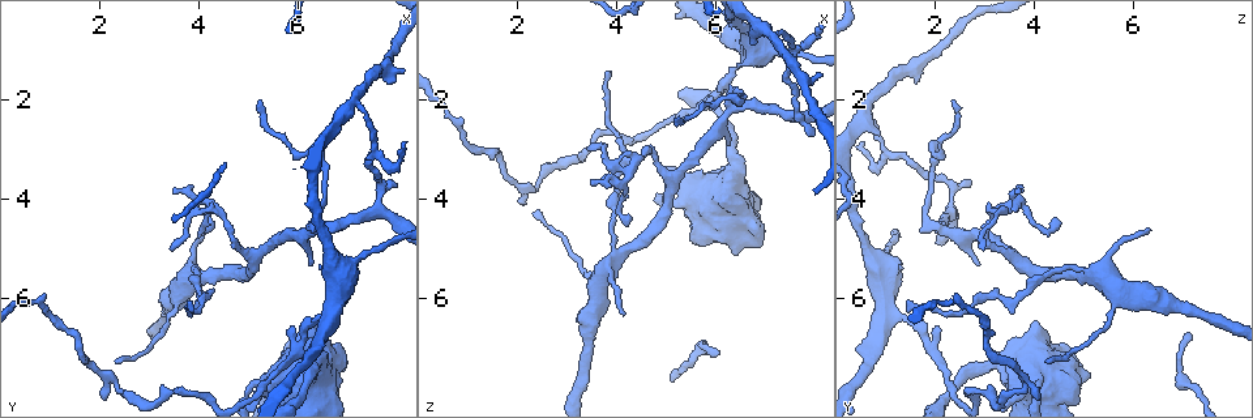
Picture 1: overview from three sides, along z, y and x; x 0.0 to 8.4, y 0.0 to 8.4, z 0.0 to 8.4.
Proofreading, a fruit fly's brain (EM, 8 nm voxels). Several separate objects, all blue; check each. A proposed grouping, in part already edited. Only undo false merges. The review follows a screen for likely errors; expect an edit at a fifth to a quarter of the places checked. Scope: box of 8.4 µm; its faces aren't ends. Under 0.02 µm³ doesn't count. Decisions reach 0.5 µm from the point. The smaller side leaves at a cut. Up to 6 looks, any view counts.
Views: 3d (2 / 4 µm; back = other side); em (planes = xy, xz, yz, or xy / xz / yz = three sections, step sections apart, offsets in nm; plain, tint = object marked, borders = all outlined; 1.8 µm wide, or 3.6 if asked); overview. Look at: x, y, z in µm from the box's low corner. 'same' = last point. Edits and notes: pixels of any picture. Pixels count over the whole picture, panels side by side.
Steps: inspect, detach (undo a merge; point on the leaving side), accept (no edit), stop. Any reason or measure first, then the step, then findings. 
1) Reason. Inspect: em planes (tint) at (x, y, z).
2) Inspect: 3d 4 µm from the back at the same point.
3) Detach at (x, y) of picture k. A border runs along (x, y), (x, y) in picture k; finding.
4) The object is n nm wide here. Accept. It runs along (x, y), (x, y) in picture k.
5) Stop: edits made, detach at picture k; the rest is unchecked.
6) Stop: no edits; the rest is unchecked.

Thick turns thin. Inspect: em planes (tint) at (6.35, 7.30, 3.65).

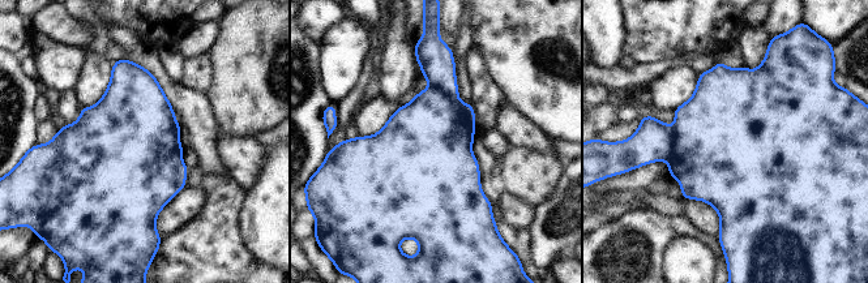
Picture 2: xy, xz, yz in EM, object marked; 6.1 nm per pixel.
Detach at (437, 65) of picture 2. A border runs along (431, 86), (443, 90), (473, 121) in picture 2; a second cell is stuck on.

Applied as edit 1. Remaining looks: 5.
Inspect: overview.

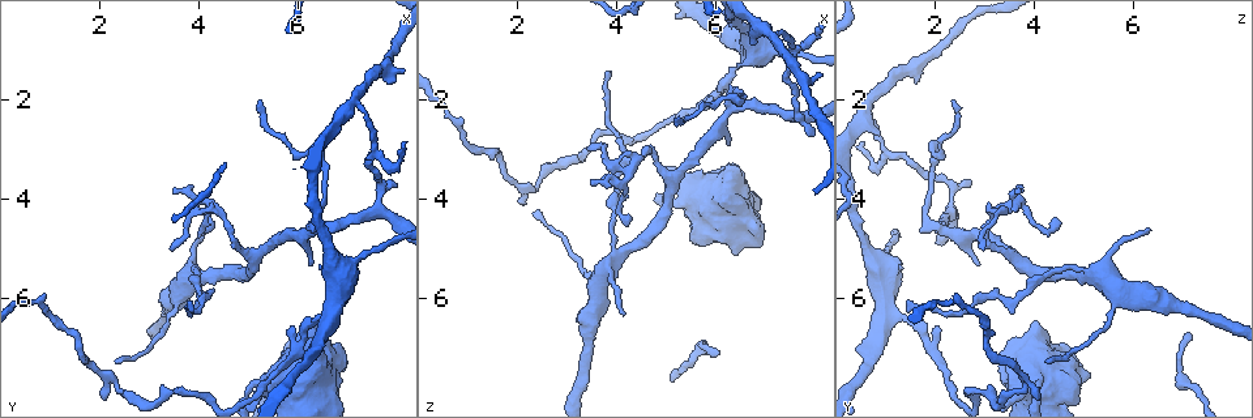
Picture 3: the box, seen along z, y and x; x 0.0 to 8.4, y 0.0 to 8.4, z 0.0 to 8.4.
Two arms in line, one across. Inspect: 3d 4 µm at (4.15, 5.55, 5.10).

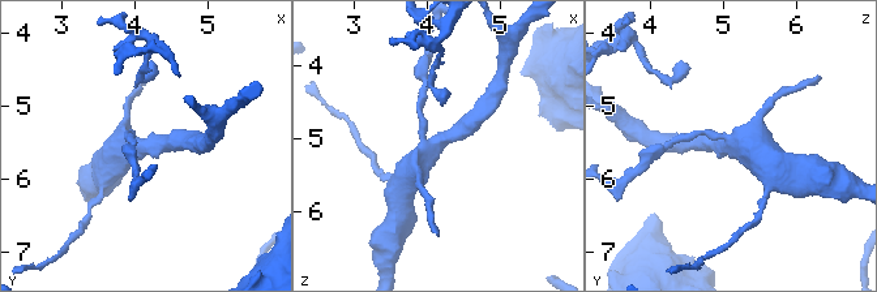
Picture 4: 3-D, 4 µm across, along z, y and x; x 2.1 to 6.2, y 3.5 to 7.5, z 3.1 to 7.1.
Need the tissue. Inspect: em planes (tint) at (4.10, 5.55, 5.05).

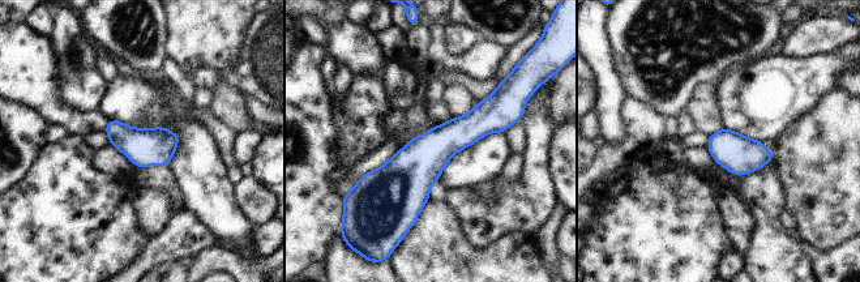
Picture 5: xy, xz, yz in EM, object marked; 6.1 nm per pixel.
Accept. It runs along (504, 118), (402, 180), (362, 180) in picture 5; one cell here.

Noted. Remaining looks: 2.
Three arms meet. Inspect: 3d 2 µm at (7.60, 4.15, 2.35).

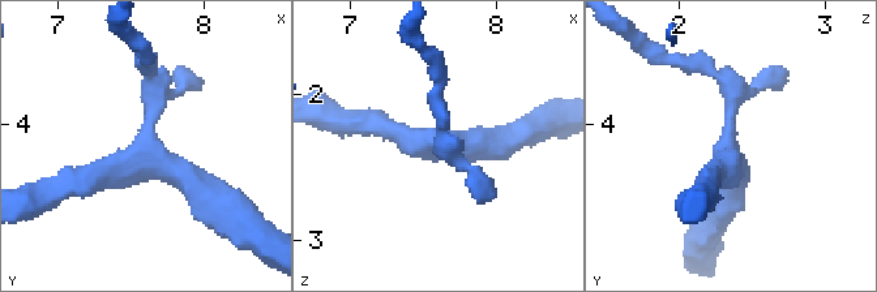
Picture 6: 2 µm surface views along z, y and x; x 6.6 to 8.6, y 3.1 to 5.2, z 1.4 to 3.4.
Now the EM. Inspect: em planes (borders) at (7.60, 4.16, 2.32).

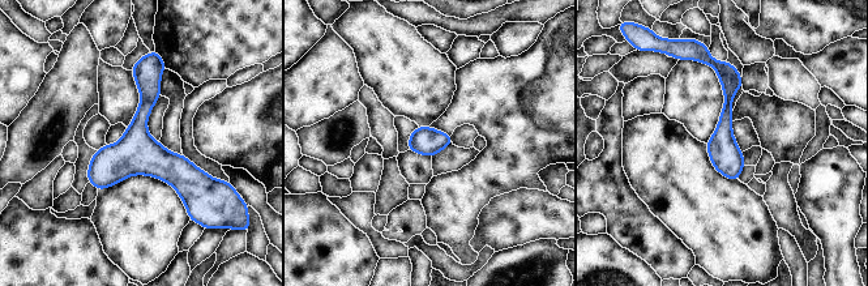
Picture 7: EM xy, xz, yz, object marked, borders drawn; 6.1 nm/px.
Accept. It runs along (144, 64), (141, 141), (188, 201) in picture 7; one cell here.

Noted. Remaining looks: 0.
Stop: edits made, detach at picture 2; the rest is unchecked.

